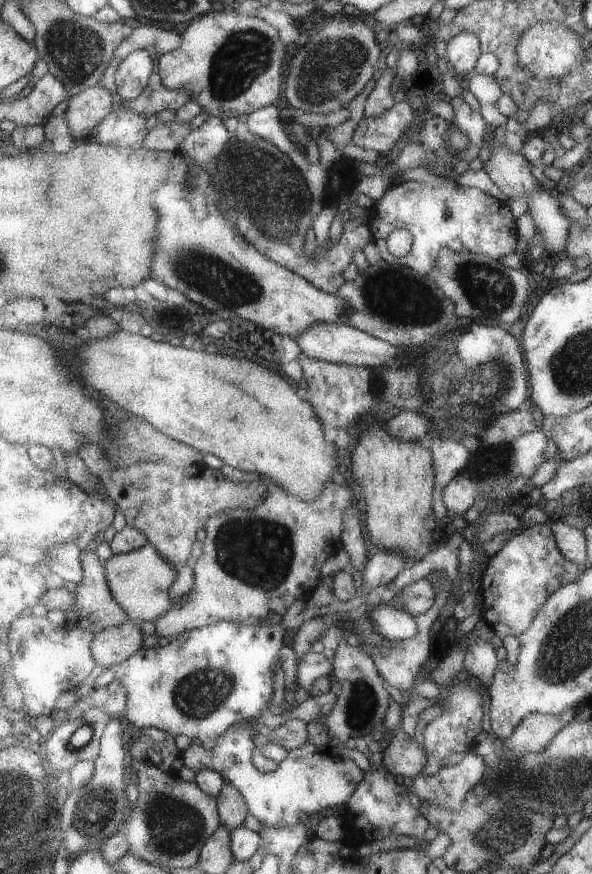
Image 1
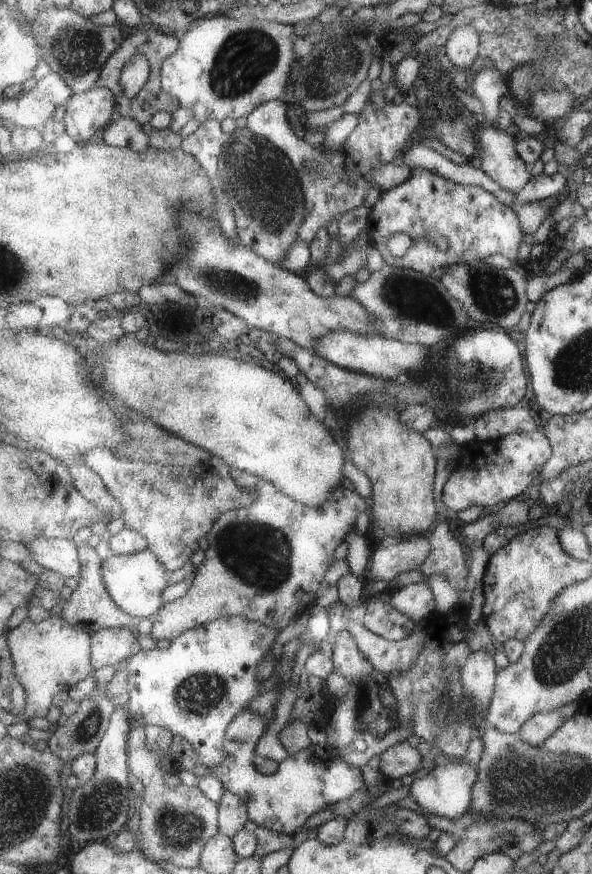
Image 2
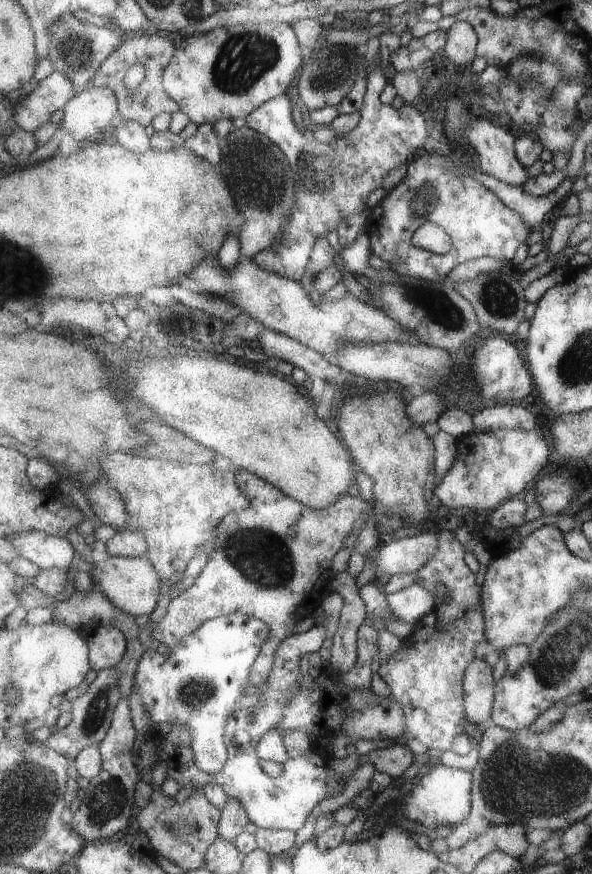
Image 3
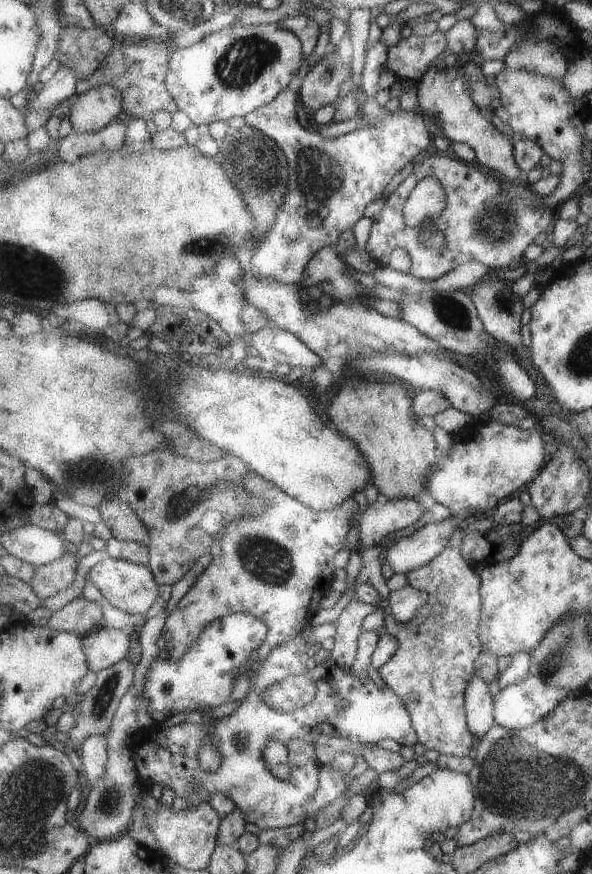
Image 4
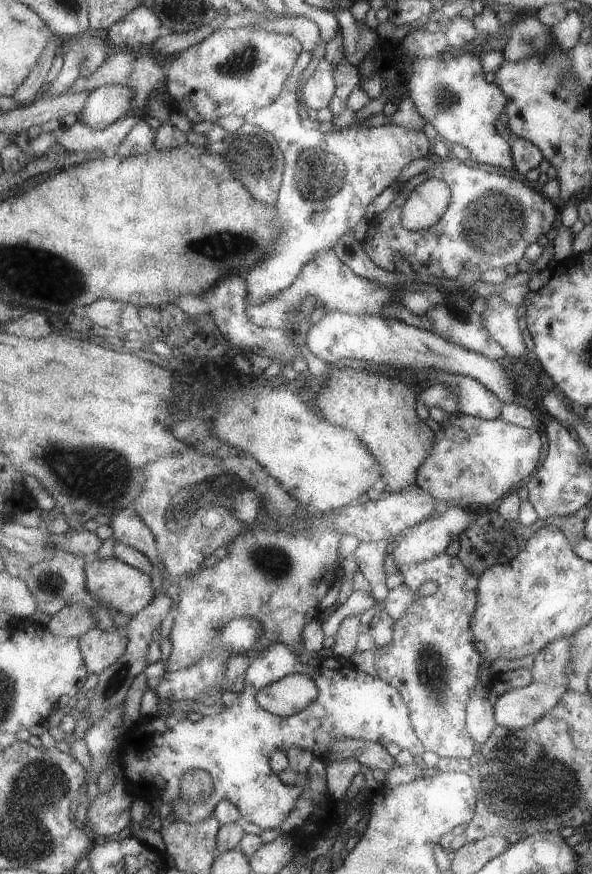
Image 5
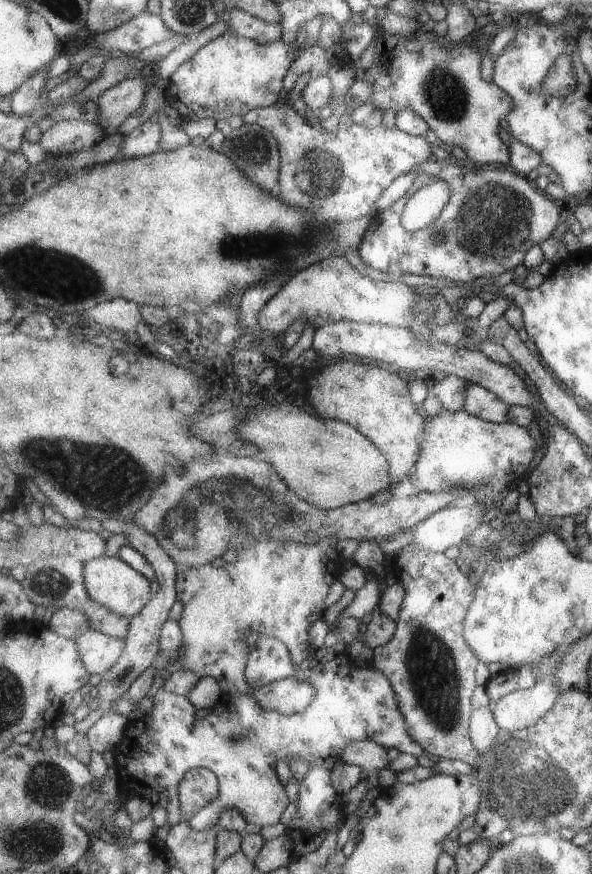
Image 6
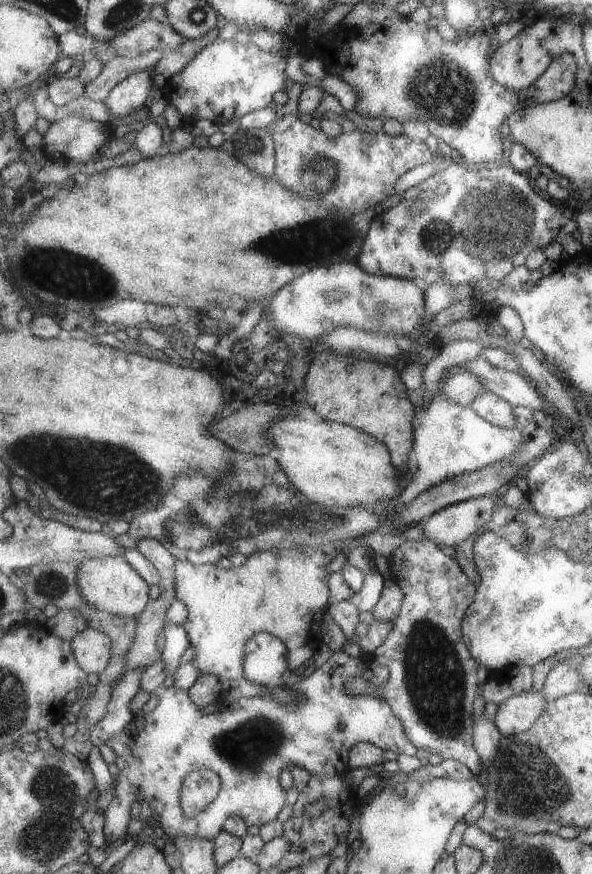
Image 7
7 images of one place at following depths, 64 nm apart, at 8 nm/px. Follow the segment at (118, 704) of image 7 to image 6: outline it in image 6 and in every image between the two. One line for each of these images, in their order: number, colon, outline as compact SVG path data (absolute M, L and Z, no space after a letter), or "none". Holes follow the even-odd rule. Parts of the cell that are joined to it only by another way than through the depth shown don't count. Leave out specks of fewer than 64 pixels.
6: M107 710L103 716L89 728L87 738L95 752L113 752L113 748L125 738L125 730L131 724L131 720L119 712Z

